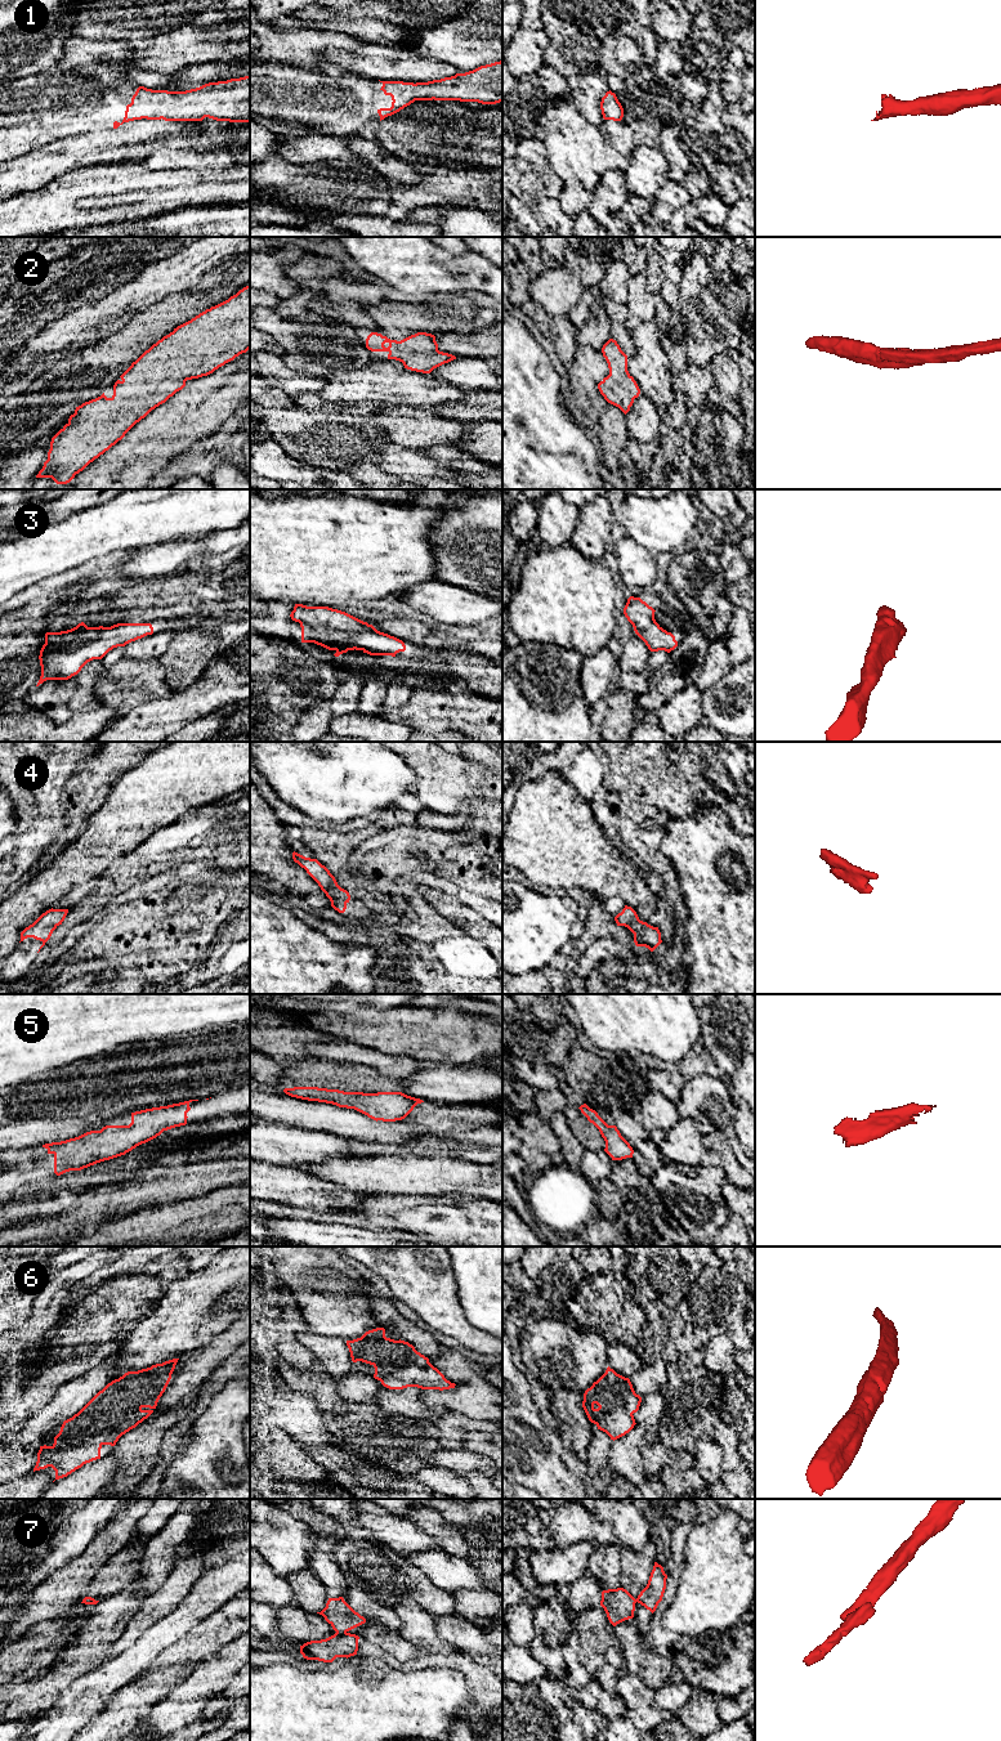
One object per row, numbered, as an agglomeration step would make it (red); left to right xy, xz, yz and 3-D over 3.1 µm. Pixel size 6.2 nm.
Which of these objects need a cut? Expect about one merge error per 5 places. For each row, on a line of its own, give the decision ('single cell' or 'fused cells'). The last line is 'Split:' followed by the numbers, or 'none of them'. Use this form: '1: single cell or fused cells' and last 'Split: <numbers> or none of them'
1: single cell
2: single cell
3: single cell
4: single cell
5: single cell
6: single cell
7: fused cells
Split: 7

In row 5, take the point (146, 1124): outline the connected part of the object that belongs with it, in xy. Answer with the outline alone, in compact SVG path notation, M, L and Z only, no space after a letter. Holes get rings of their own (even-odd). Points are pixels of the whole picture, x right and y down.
M189 1100L189 1101L173 1104L167 1106L160 1106L160 1107L152 1107L152 1109L135 1111L135 1113L131 1113L131 1123L129 1125L106 1125L100 1131L90 1131L79 1137L70 1138L66 1141L45 1143L43 1145L43 1147L48 1150L48 1154L54 1155L54 1173L57 1176L61 1176L70 1171L81 1171L97 1163L125 1155L126 1153L131 1151L137 1146L156 1138L164 1131L180 1127L180 1125L186 1125L187 1118L188 1118L187 1113L191 1110L189 1104L192 1101L198 1101L198 1100Z

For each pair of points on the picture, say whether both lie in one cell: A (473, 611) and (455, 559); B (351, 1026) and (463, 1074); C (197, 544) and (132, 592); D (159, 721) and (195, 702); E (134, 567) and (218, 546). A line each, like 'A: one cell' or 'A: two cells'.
A: two cells
B: two cells
C: two cells
D: one cell
E: one cell

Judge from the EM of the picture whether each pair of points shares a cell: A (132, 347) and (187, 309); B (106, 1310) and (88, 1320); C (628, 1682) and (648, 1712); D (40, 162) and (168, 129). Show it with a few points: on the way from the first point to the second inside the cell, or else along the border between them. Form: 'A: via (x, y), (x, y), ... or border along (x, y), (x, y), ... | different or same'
A: via (146, 332), (173, 310) | same
B: border along (83, 1288), (93, 1290), (98, 1324), (123, 1332) | different
C: via (631, 1690), (640, 1704) | same
D: via (72, 153), (94, 147), (119, 146), (135, 139) | same

